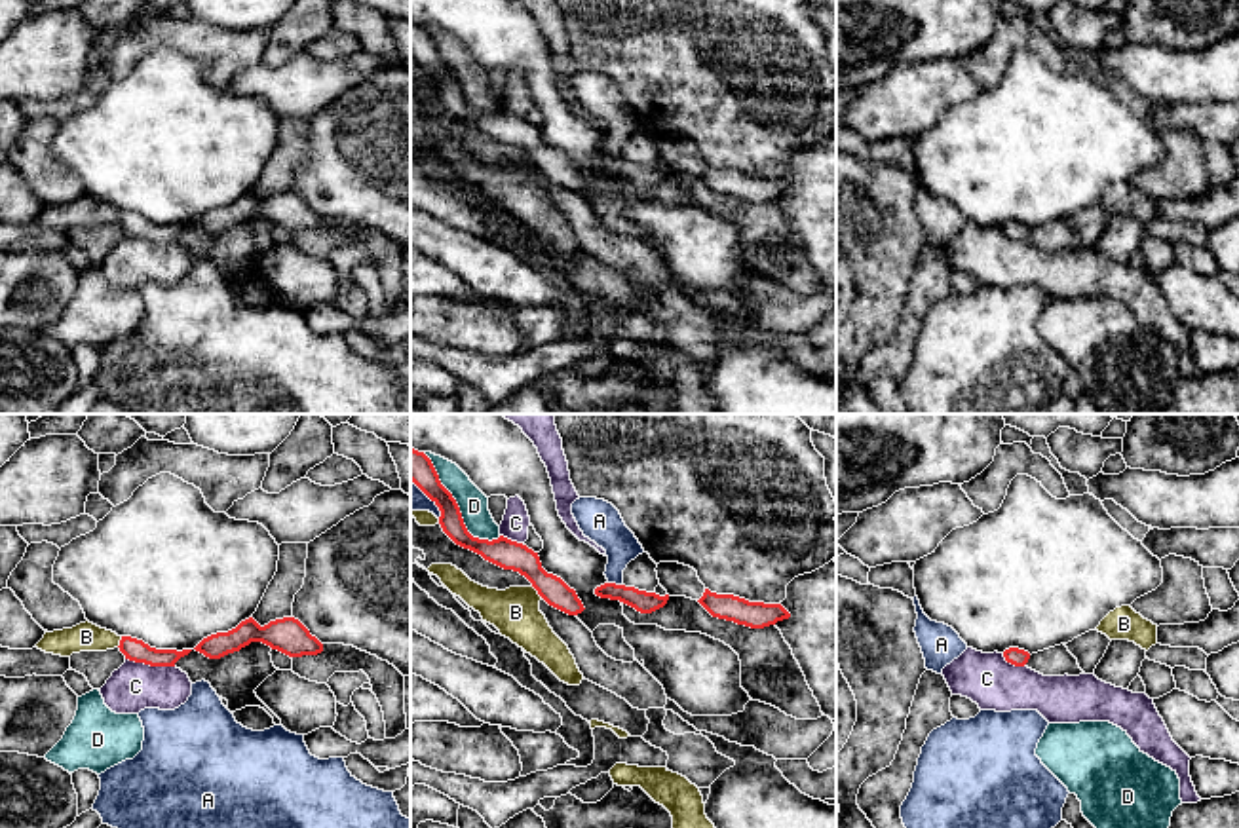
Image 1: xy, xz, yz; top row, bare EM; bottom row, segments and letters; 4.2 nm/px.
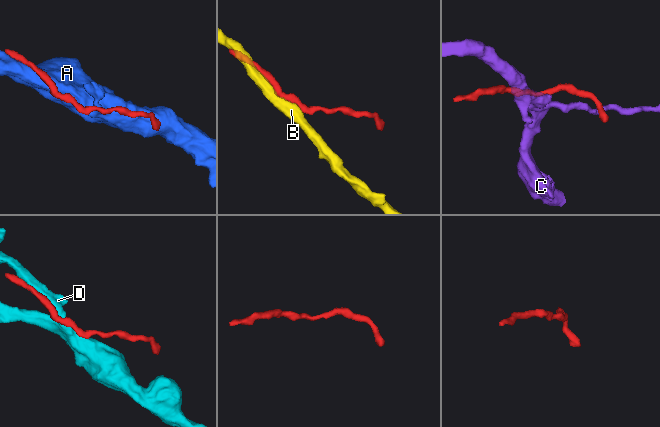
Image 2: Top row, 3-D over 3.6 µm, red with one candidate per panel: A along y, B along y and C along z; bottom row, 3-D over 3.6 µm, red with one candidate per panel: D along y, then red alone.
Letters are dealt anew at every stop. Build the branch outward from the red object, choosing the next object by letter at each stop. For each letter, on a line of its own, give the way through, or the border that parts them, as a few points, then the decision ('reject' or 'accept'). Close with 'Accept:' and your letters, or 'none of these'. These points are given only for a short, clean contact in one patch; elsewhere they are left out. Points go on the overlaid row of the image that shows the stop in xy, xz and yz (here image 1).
A: reject
B: reject
C: reject
D: reject
Accept: none of these

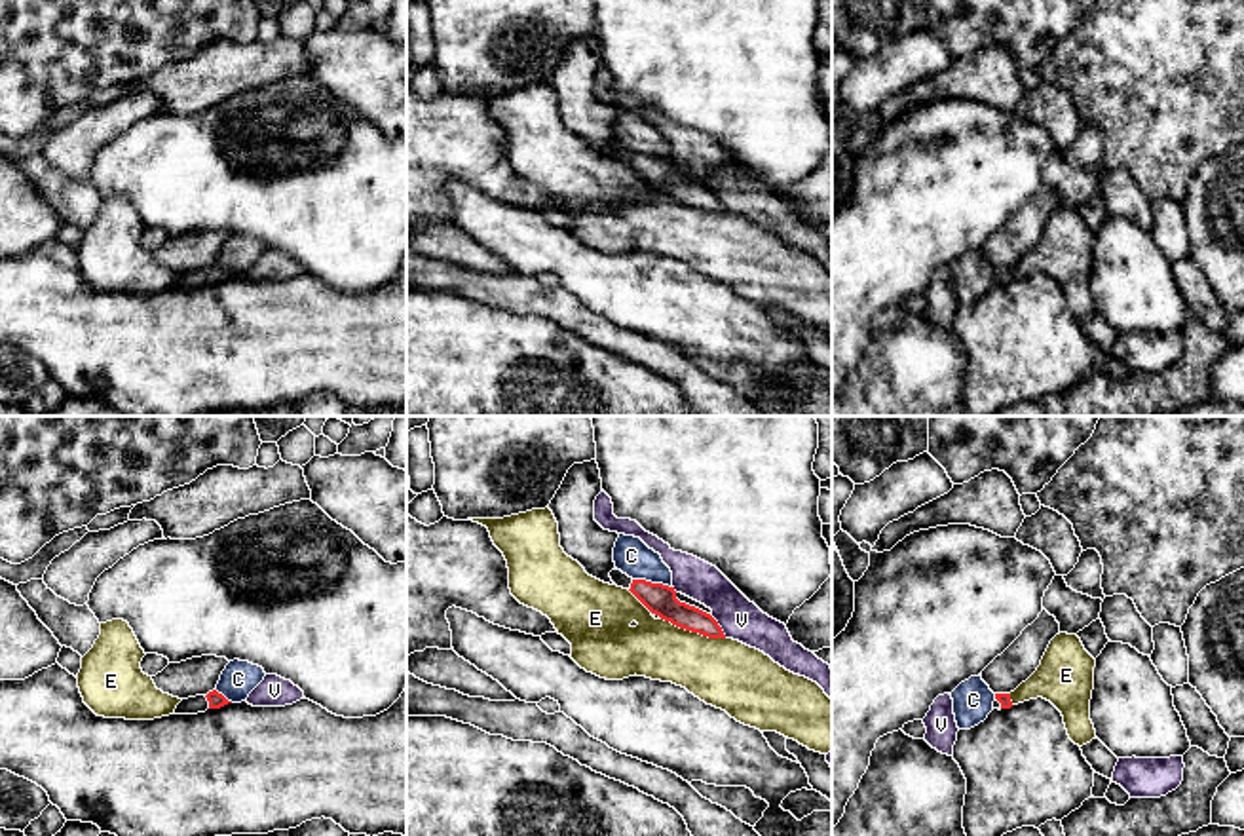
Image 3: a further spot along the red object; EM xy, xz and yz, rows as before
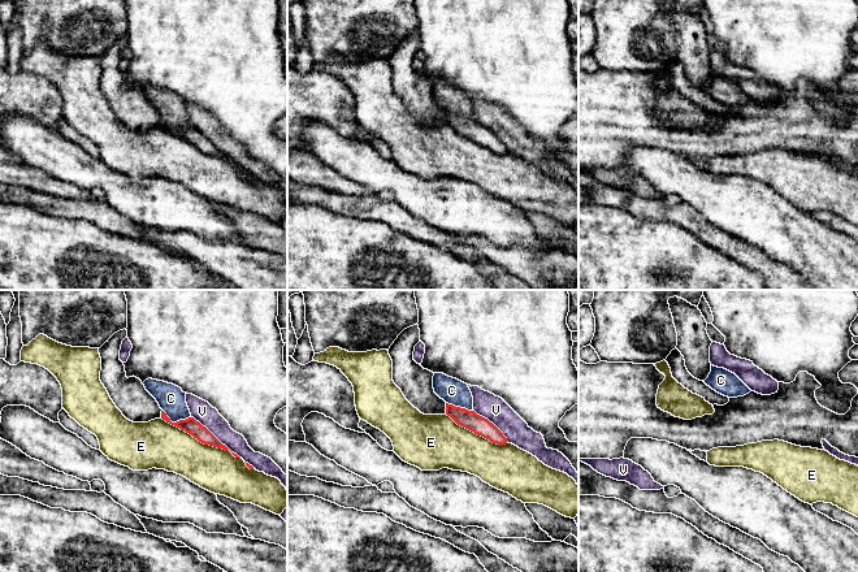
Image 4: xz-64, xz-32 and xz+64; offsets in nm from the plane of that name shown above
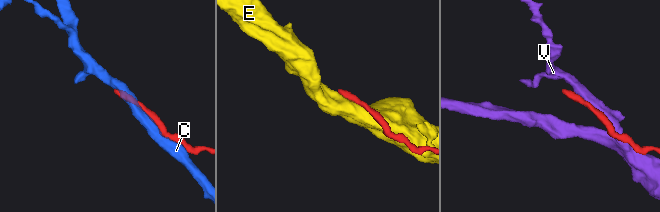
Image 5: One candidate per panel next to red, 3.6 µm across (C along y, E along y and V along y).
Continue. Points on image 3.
C: reject
E: reject
V: reject
Accept: none of these

